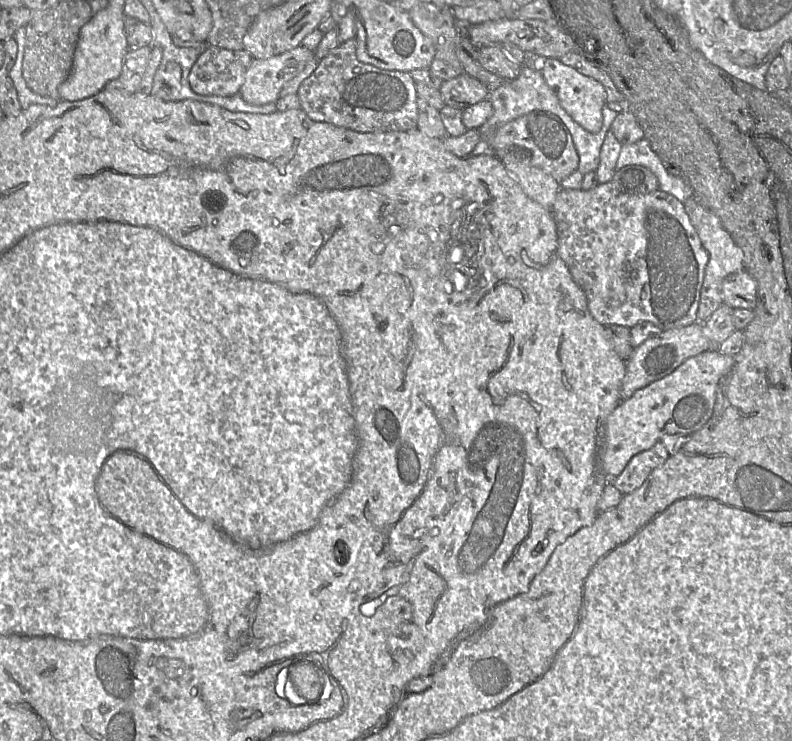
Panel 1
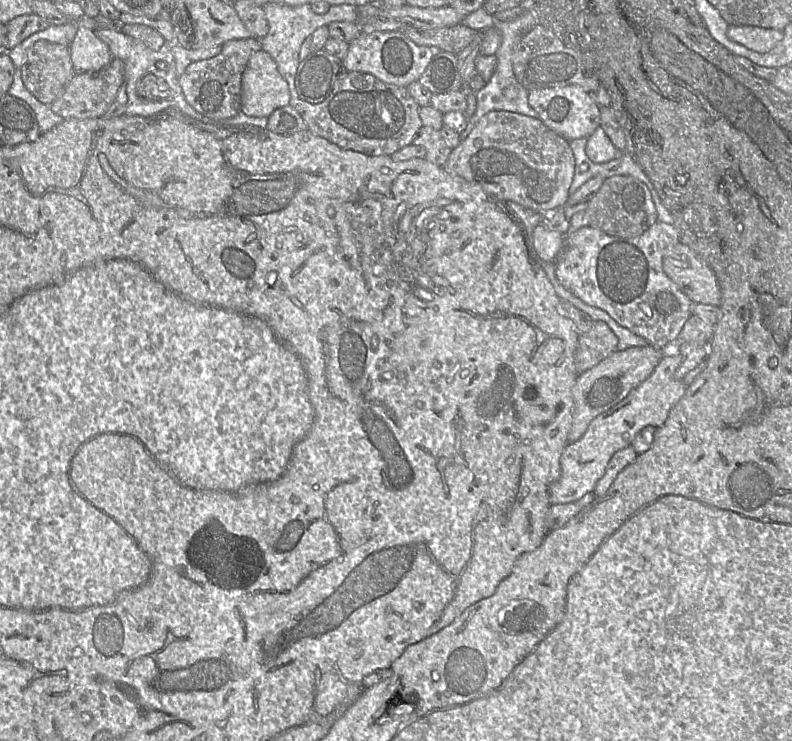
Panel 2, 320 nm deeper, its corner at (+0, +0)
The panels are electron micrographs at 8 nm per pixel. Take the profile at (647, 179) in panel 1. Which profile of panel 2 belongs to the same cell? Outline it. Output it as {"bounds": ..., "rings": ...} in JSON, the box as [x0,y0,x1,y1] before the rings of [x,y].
{"bounds":[584,176,658,238],"rings":[[[613,176],[606,179],[584,211],[589,226],[619,238],[642,235],[658,221],[657,211],[647,186],[632,176]]]}

